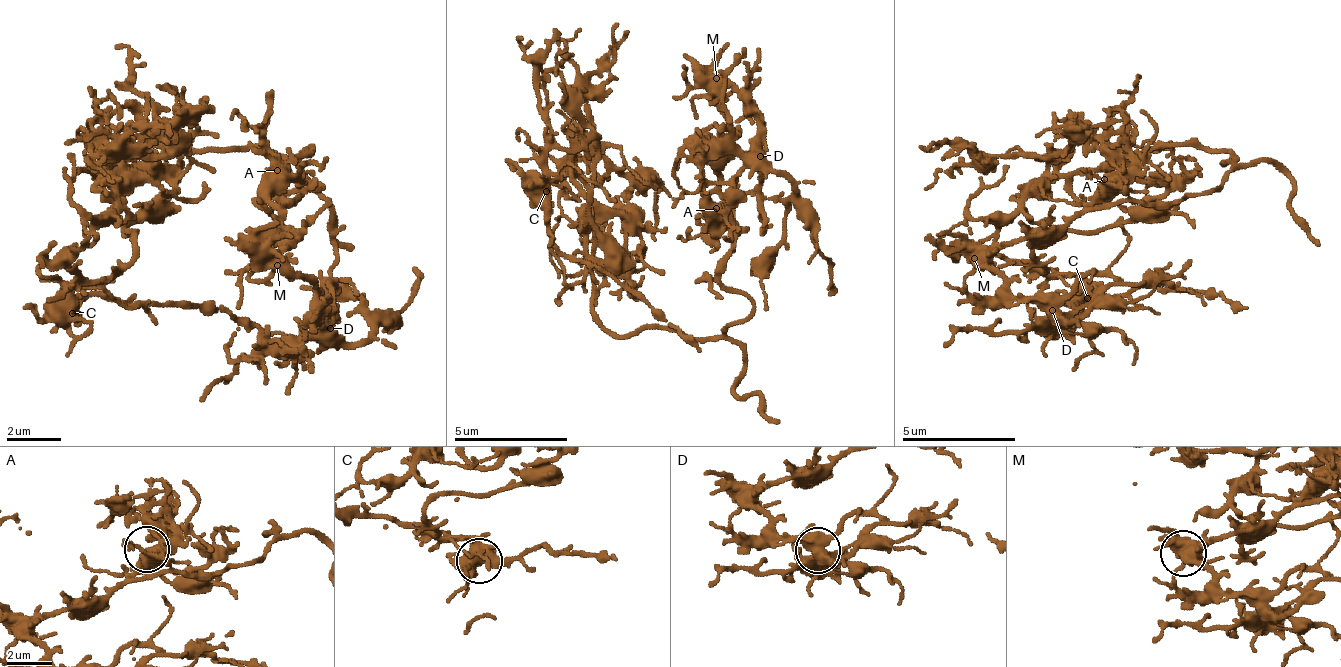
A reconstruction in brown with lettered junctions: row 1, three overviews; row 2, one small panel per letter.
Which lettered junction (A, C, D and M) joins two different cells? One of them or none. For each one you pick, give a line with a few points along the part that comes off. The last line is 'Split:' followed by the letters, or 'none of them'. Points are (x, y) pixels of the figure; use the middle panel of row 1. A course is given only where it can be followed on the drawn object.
Split: none of them

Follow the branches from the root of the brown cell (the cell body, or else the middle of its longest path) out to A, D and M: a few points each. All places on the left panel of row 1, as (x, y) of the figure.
A: (188, 149), (270, 149), (318, 190), (291, 190), (284, 197), (298, 190), (298, 183), (291, 183), (277, 170)
D: (188, 149), (270, 149), (318, 190), (284, 197), (298, 197), (284, 211), (284, 231), (291, 258), (332, 327)
M: (188, 149), (270, 149), (318, 190), (291, 190), (284, 197), (298, 197), (284, 211), (291, 252), (277, 265)

